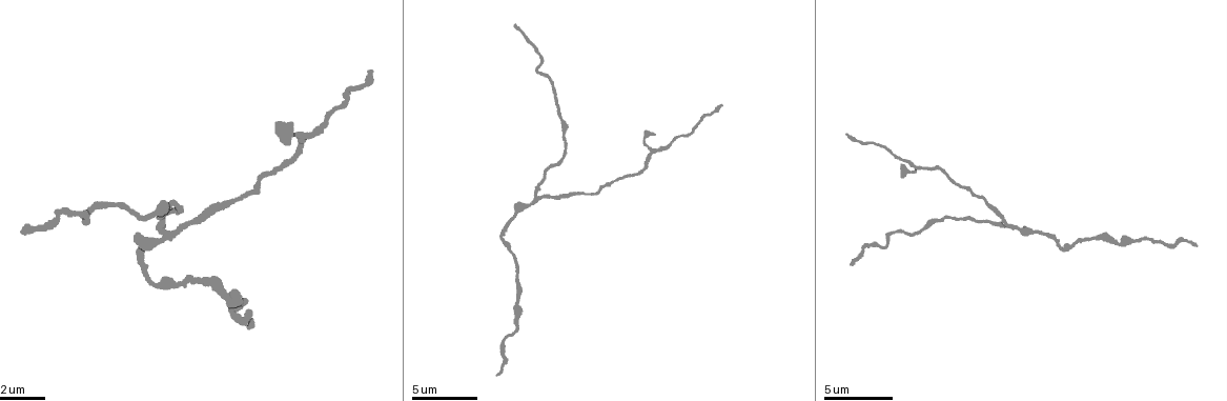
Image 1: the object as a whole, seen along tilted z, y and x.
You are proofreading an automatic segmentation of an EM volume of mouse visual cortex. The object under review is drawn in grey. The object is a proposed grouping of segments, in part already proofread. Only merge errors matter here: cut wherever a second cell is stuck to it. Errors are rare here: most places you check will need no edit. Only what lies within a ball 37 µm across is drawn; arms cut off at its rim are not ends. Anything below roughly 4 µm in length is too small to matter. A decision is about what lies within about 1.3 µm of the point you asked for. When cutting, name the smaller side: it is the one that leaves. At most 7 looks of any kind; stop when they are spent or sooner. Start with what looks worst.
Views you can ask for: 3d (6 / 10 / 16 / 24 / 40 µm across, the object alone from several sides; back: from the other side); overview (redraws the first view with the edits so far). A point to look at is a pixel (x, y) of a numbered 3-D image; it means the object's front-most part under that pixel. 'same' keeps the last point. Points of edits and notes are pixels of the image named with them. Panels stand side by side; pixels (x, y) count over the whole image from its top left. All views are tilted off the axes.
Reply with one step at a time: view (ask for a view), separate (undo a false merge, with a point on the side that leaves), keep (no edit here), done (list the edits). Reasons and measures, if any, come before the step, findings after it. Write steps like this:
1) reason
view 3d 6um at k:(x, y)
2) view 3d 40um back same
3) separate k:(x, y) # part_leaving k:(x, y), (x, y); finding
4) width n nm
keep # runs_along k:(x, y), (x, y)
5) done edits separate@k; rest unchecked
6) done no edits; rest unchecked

three-way junction
view 3d 6um at 1:(1004, 225)

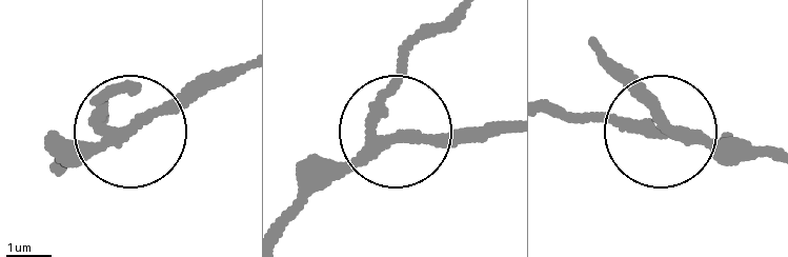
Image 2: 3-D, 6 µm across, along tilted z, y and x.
view 3d 6um back at 2:(665, 126)

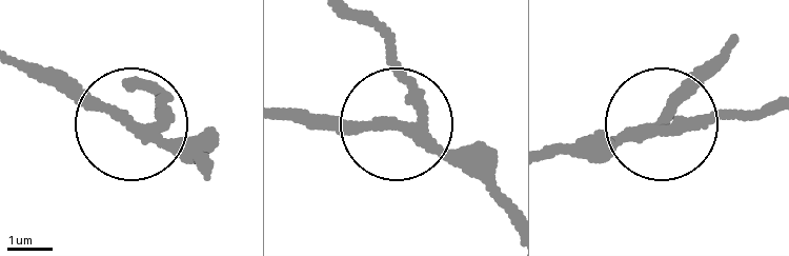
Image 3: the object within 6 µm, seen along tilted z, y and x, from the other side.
keep # runs_along 3:(127, 121), (16, 58); all the same cell

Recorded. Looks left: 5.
sudden change in width
view 3d 6um at 1:(918, 232)

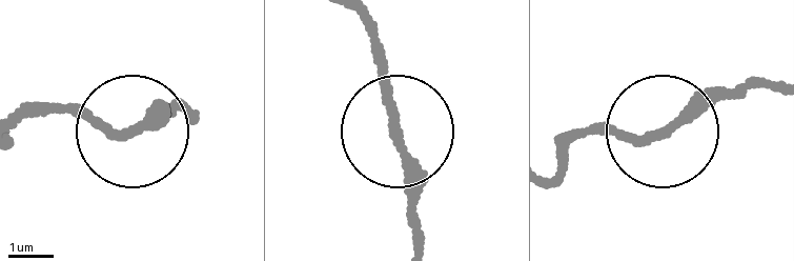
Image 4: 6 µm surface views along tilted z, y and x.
view 3d 6um back at 4:(126, 135)

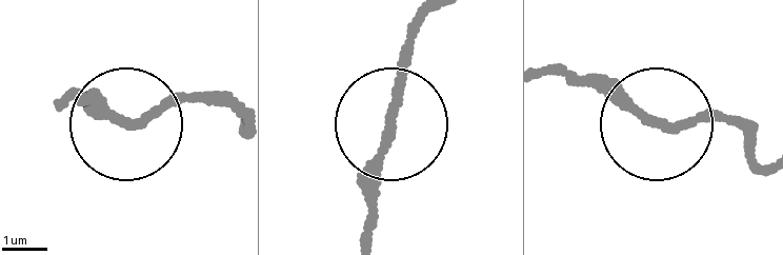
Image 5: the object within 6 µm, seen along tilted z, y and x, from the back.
width 200 nm
keep # runs_along 5:(543, 73), (584, 72), (666, 122), (736, 120); continuous, no second cell

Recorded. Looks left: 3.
thick turns thin
view 3d 10um at 1:(947, 178)

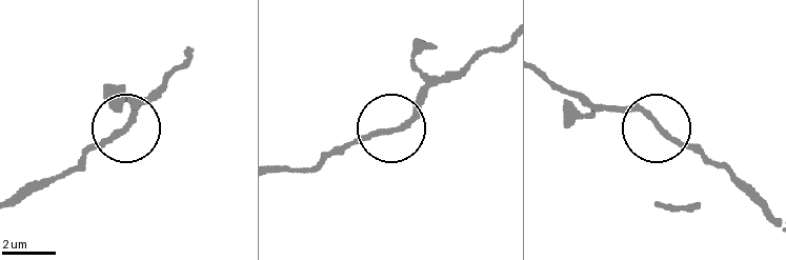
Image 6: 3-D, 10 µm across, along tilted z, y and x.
keep # runs_along 6:(282, 168), (318, 165), (392, 127), (436, 82); one cell here

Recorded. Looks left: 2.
sudden change in width
view 3d 10um at 1:(516, 284)

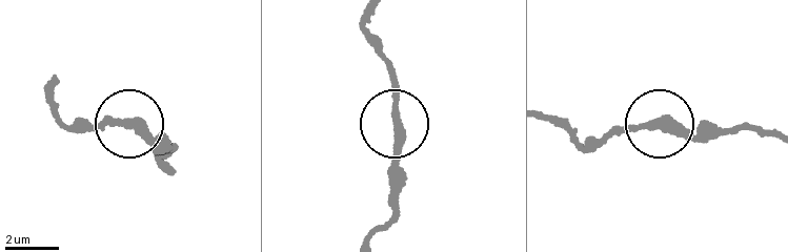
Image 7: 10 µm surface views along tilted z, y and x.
width 320 nm
keep # runs_along 7:(372, 12), (368, 35), (392, 75), (392, 204); continuous, no second cell

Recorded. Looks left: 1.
done no edits; rest unchecked

